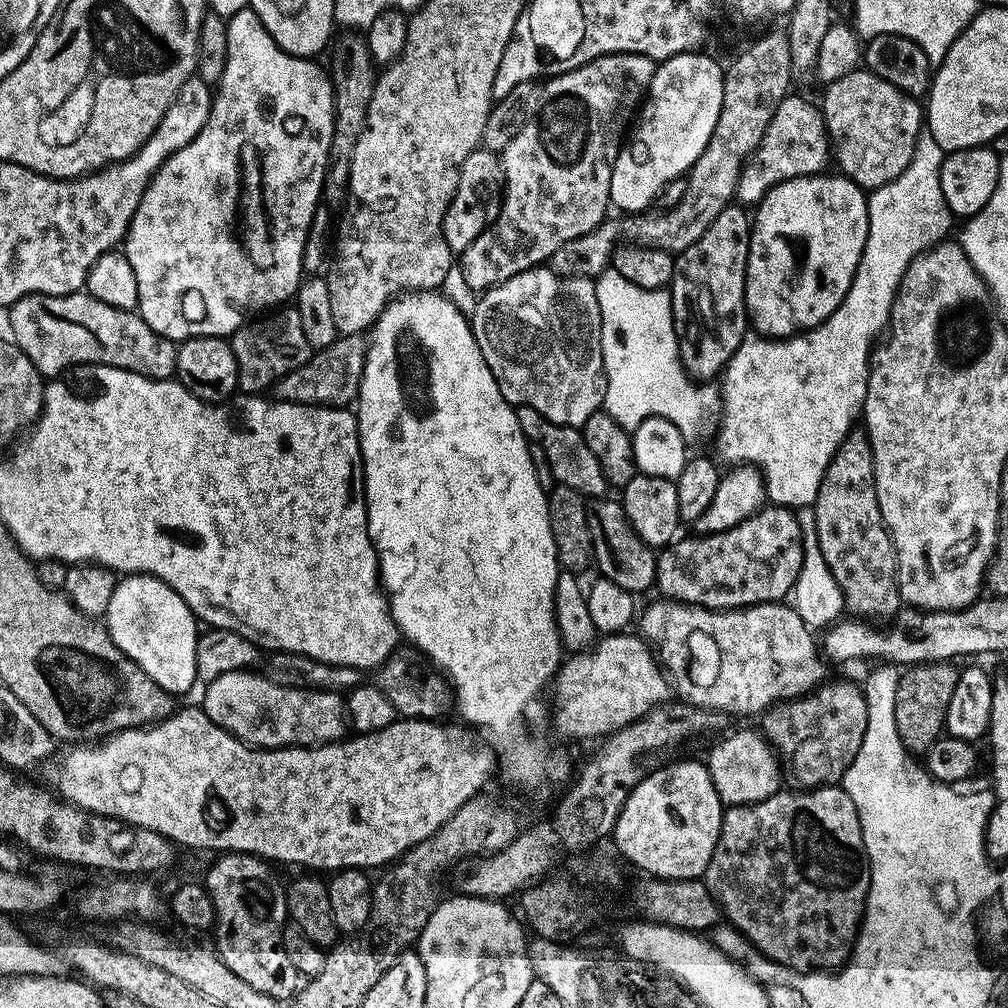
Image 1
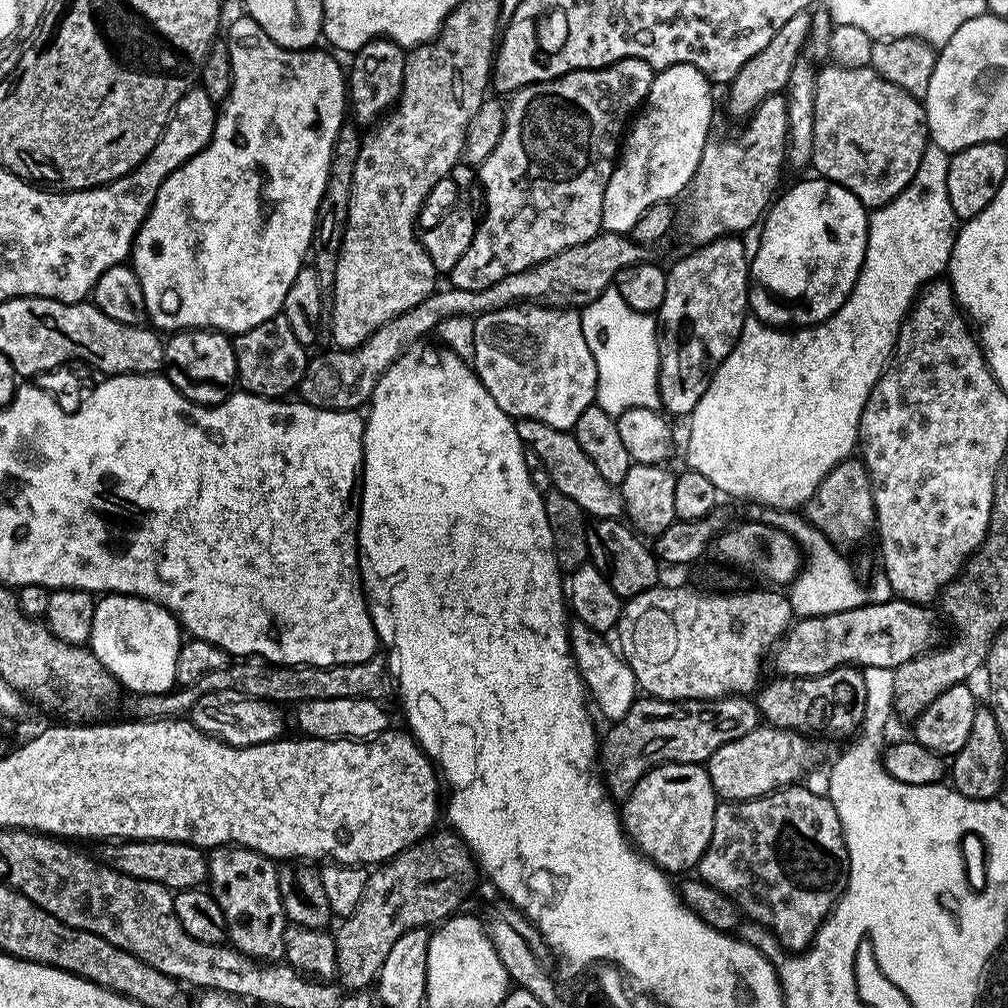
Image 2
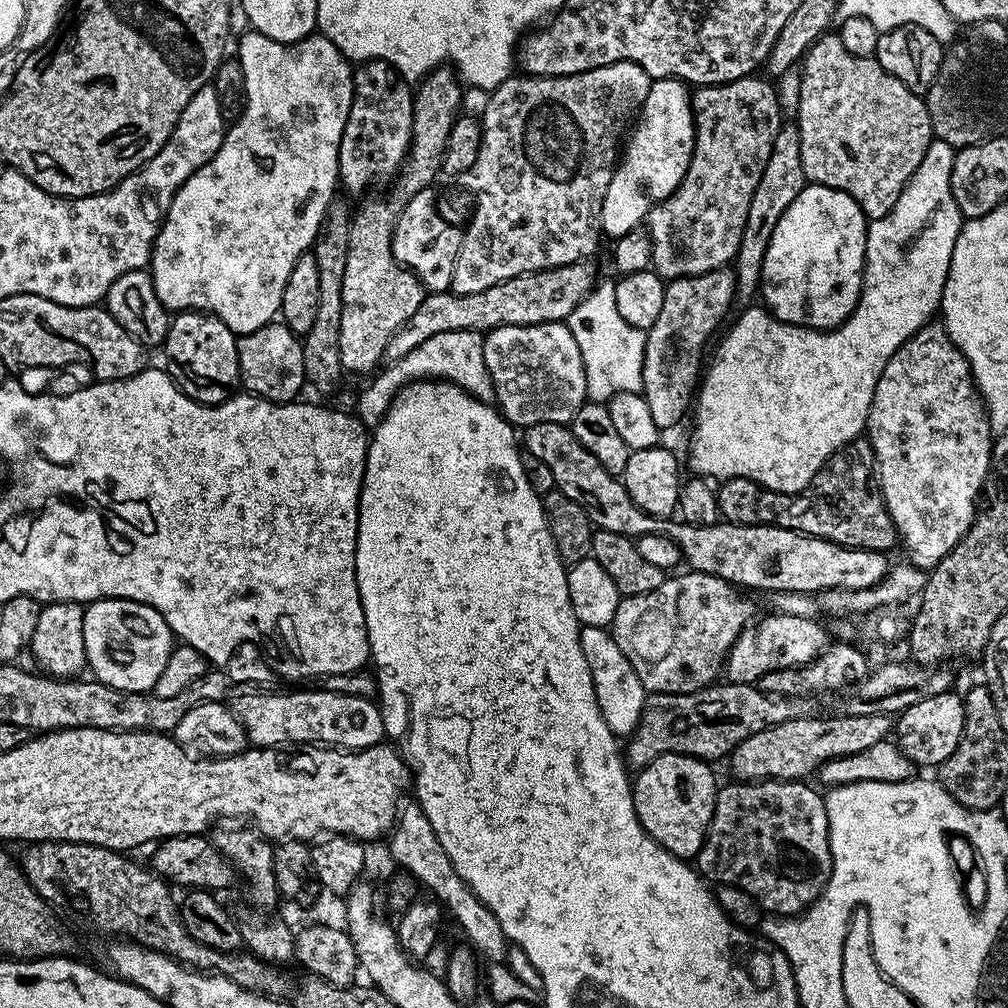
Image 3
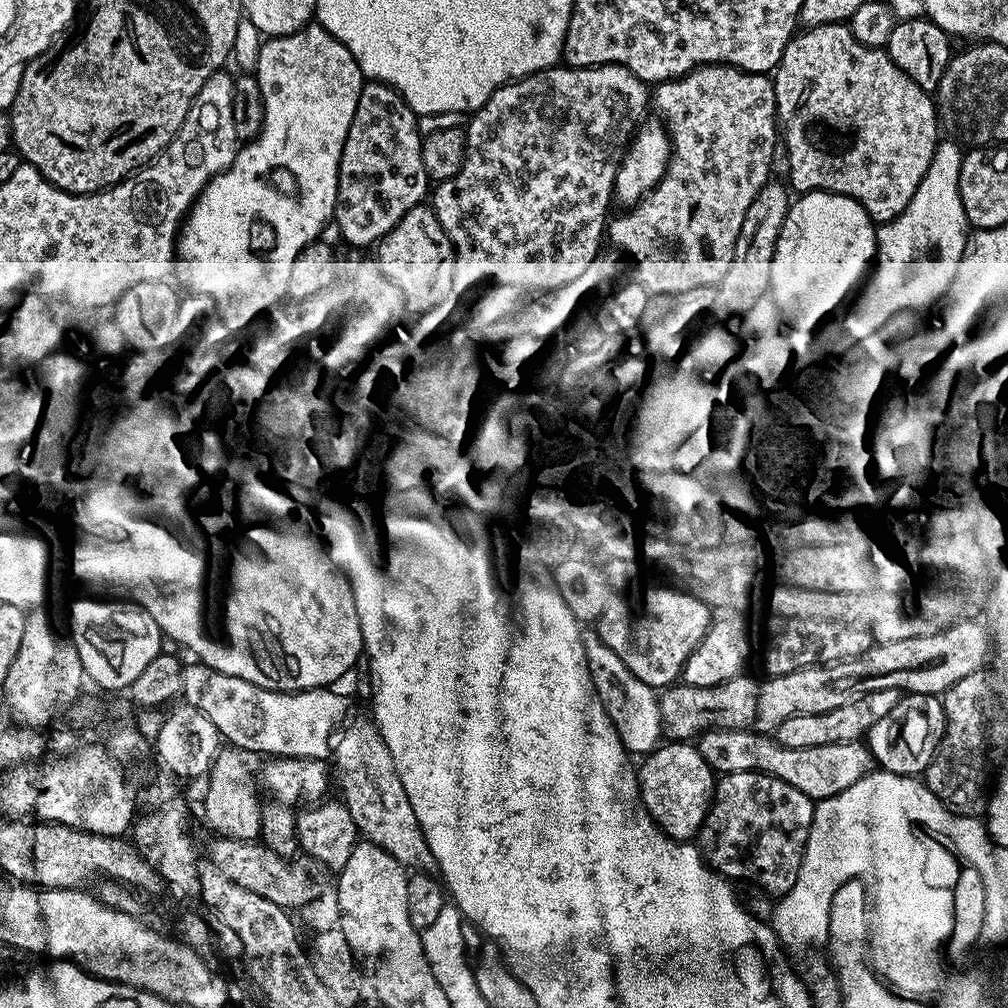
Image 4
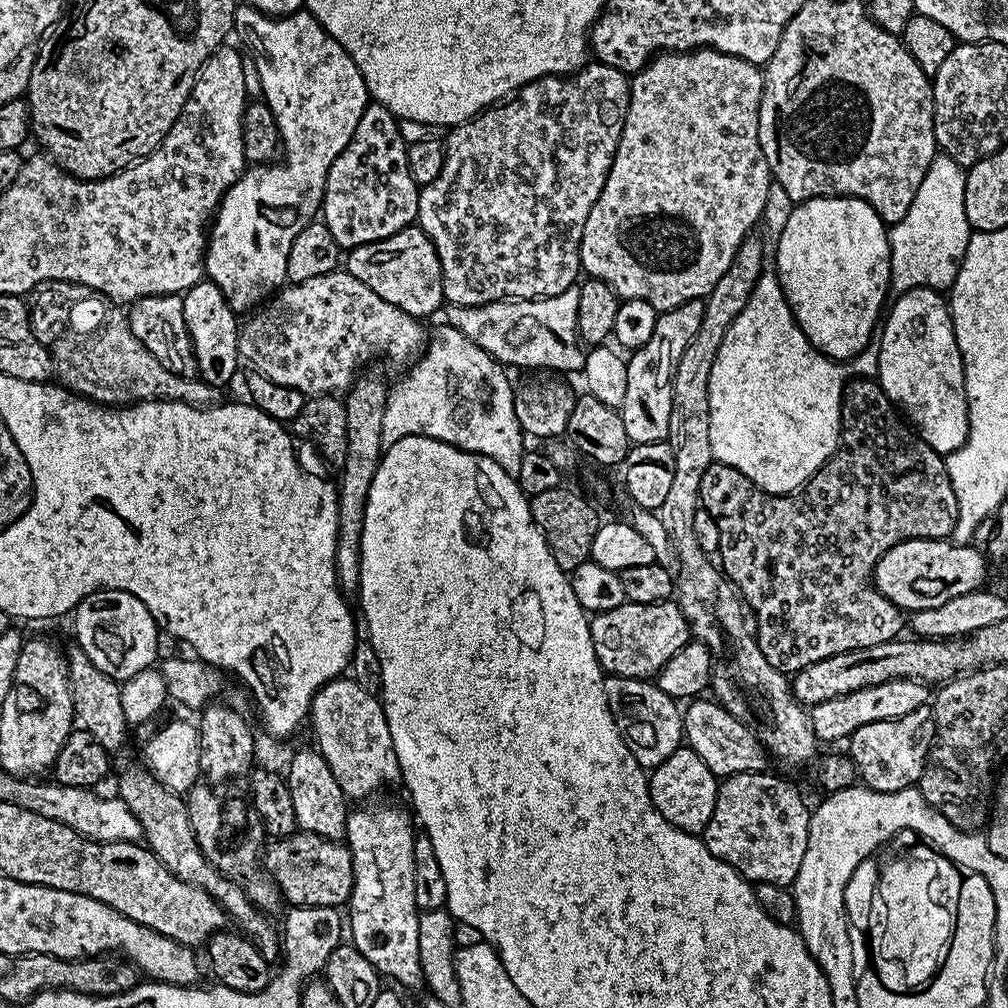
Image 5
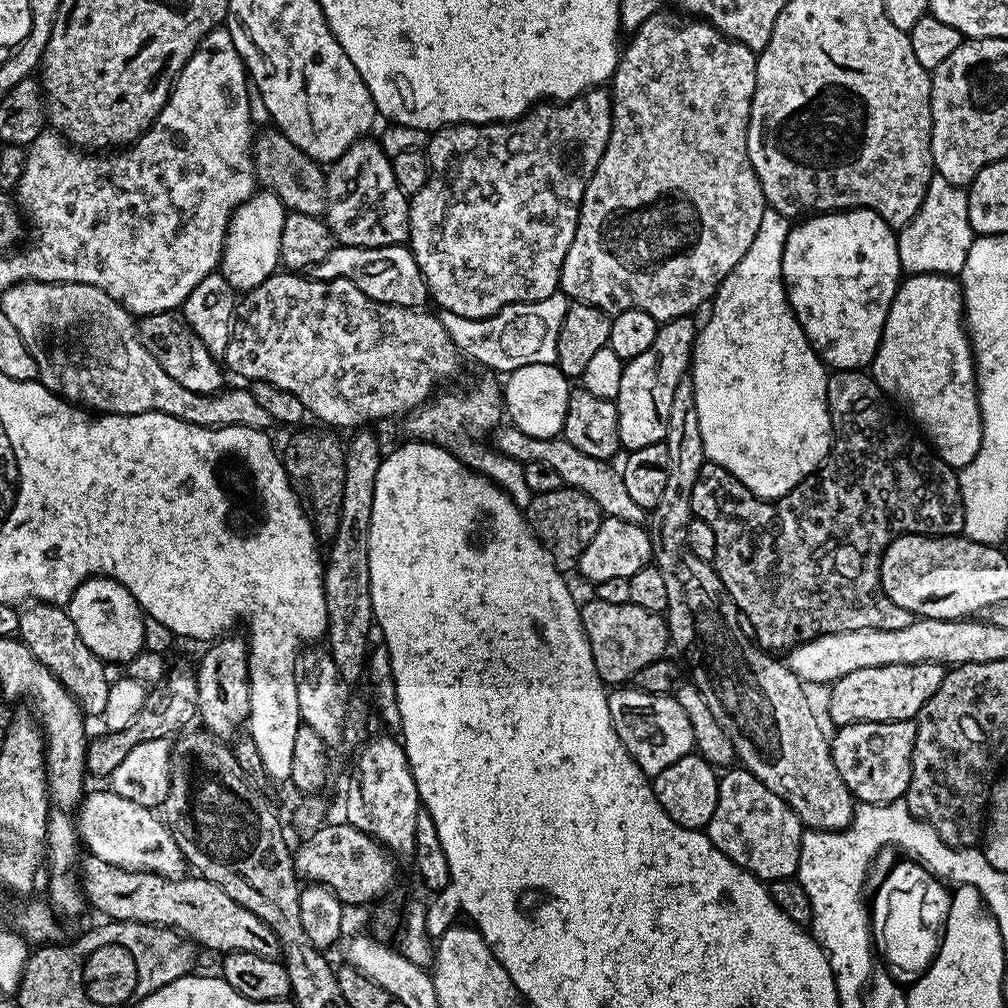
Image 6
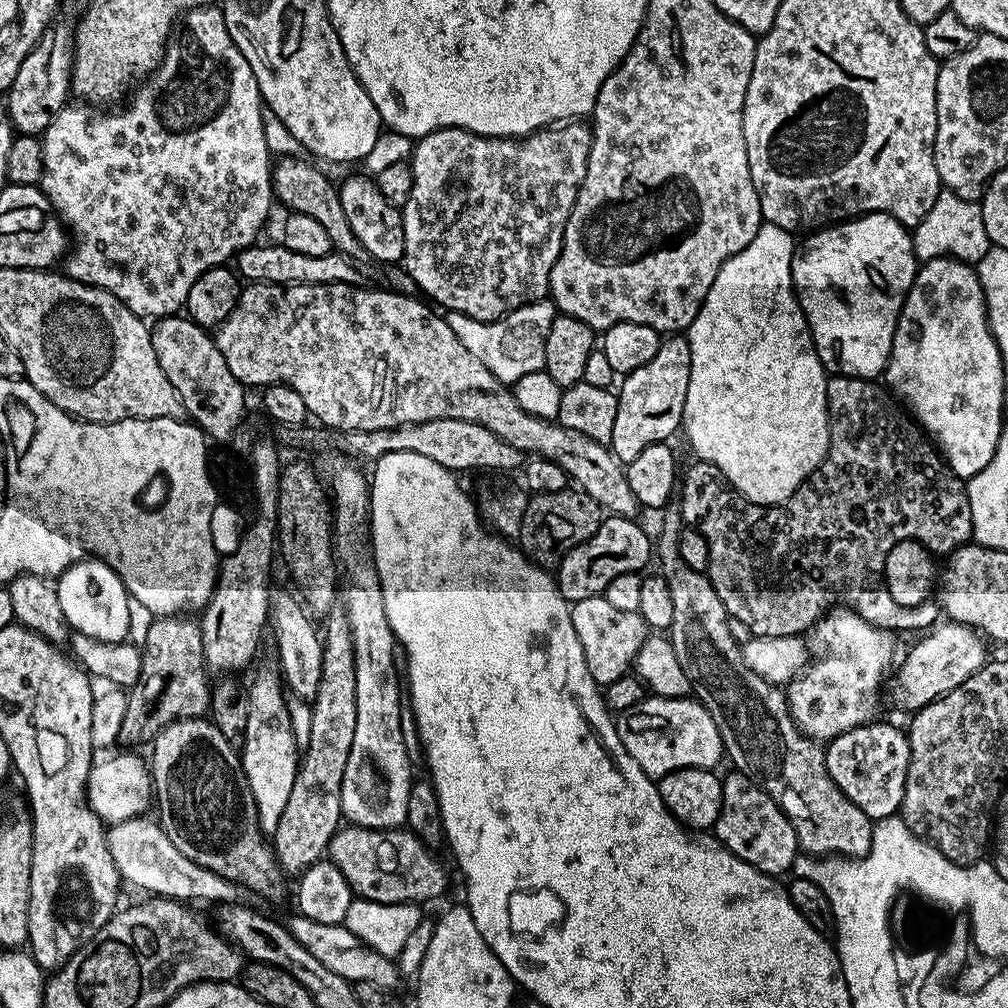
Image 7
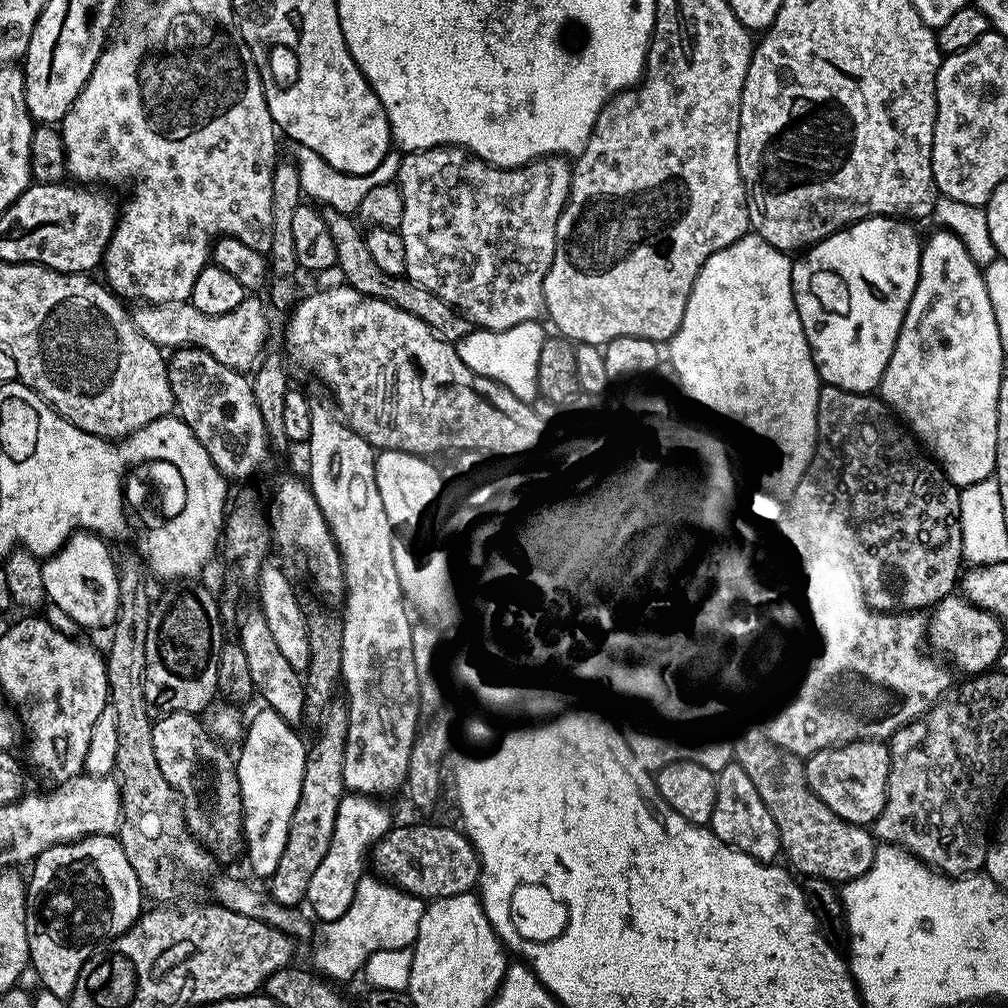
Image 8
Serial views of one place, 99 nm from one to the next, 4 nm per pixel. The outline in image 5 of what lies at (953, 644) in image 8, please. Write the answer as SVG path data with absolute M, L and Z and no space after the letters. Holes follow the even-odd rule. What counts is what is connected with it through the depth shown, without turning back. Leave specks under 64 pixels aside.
M887 680L862 690L854 690L845 696L834 698L830 702L811 705L810 719L817 741L847 741L862 726L879 720L897 720L902 714L910 714L910 710L925 707L930 700L929 685L918 680ZM929 692L929 696L928 696Z

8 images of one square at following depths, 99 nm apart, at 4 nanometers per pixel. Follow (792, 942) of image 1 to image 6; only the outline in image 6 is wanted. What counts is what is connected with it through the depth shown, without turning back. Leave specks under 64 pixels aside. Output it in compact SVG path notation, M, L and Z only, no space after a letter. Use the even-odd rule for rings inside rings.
M732 766L725 772L728 773L725 776L723 773L719 777L718 806L714 806L714 814L706 829L710 842L718 850L722 850L726 858L730 858L759 880L771 882L787 876L795 877L800 865L802 838L806 831L804 825L800 823L798 814L794 814L792 807L782 798L778 798L778 794L774 794L770 786L762 786L762 782L758 782L758 778L754 778L754 774L750 774L743 766Z

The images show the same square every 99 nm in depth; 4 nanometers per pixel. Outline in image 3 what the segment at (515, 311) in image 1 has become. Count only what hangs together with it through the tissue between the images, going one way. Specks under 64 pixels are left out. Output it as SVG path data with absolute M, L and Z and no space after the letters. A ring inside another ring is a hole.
M559 320L530 326L498 326L484 336L486 368L493 380L494 400L509 424L520 430L538 422L571 425L574 414L589 399L577 337L567 323Z

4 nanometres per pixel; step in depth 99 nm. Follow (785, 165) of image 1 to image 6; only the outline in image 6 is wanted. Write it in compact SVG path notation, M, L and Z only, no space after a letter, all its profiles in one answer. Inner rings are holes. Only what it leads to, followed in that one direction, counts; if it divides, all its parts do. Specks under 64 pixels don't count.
M661 10L654 13L650 18L646 18L646 22L642 22L642 26L634 29L633 36L636 37L629 42L628 48L626 44L626 47L623 49L620 62L616 65L616 72L612 75L610 81L610 95L612 97L612 129L610 130L610 138L606 142L606 150L602 154L602 158L598 162L598 166L594 170L594 174L584 191L584 201L580 203L580 213L578 214L578 226L574 230L574 242L570 242L570 250L562 262L560 288L569 301L590 304L593 308L599 308L601 312L615 314L617 312L625 312L631 308L637 308L638 310L646 310L646 314L650 314L650 318L654 318L657 322L663 322L673 320L679 316L692 316L695 313L695 308L702 307L704 303L705 307L715 297L723 280L732 273L734 266L738 266L738 262L742 262L742 254L746 254L746 250L750 250L750 242L754 242L754 234L758 234L758 226L762 226L762 214L766 205L764 195L762 194L762 186L758 182L758 174L754 174L754 166L750 162L750 154L748 153L748 123L750 122L750 106L754 98L754 90L756 89L757 53L751 52L746 46L742 46L742 42L731 40L728 36L723 36L713 24L705 24L699 18L685 18L683 15L673 14L668 10Z

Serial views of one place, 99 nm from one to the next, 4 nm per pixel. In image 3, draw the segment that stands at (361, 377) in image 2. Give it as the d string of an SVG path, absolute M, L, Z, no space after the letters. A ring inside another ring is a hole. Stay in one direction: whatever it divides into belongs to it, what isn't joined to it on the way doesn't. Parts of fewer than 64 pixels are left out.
M581 262L578 264L567 264L566 266L558 266L557 268L547 268L546 270L542 270L541 272L527 272L526 274L522 274L521 276L515 276L514 278L510 278L509 280L503 280L502 282L498 282L494 286L490 286L486 290L478 290L474 294L462 294L461 296L458 293L453 292L451 290L447 292L428 292L425 295L424 301L420 303L418 306L418 310L414 310L414 314L410 317L407 322L404 323L392 335L390 338L390 342L386 346L386 350L384 351L384 360L388 362L393 362L398 359L402 359L406 357L406 354L409 354L415 347L422 345L422 342L426 341L426 338L431 338L434 334L445 333L446 331L458 331L458 330L471 330L480 332L483 334L487 334L492 331L493 328L497 328L498 326L530 326L531 324L549 324L550 322L554 322L555 320L559 320L561 322L567 321L568 317L571 316L572 312L578 307L578 305L587 300L588 295L591 294L594 285L597 283L598 275L596 276L596 272L591 268L591 263Z

